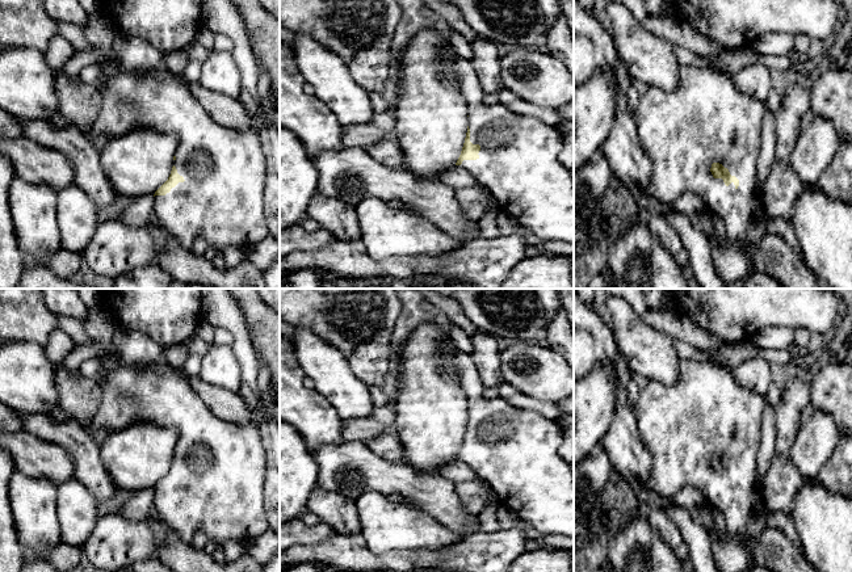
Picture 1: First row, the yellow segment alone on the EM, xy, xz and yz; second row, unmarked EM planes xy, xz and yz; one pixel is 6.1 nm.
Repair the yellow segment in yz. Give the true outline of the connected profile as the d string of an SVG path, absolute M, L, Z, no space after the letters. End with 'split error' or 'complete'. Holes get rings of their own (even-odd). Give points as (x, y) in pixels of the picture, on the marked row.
M688 64L680 67L676 89L666 92L649 85L633 113L638 138L651 160L651 177L647 186L650 195L660 202L672 203L685 192L697 194L714 216L723 222L727 239L740 252L747 251L750 223L764 211L763 193L757 190L756 182L764 113L765 104L739 92L734 85L733 75Z; split error

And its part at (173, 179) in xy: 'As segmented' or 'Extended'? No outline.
Extended

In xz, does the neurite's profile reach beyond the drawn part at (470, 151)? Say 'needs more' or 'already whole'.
needs more

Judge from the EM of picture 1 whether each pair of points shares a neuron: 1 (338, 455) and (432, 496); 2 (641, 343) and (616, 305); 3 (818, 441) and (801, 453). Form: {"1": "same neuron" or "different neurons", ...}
{"1": "same neuron", "2": "same neuron", "3": "same neuron"}

